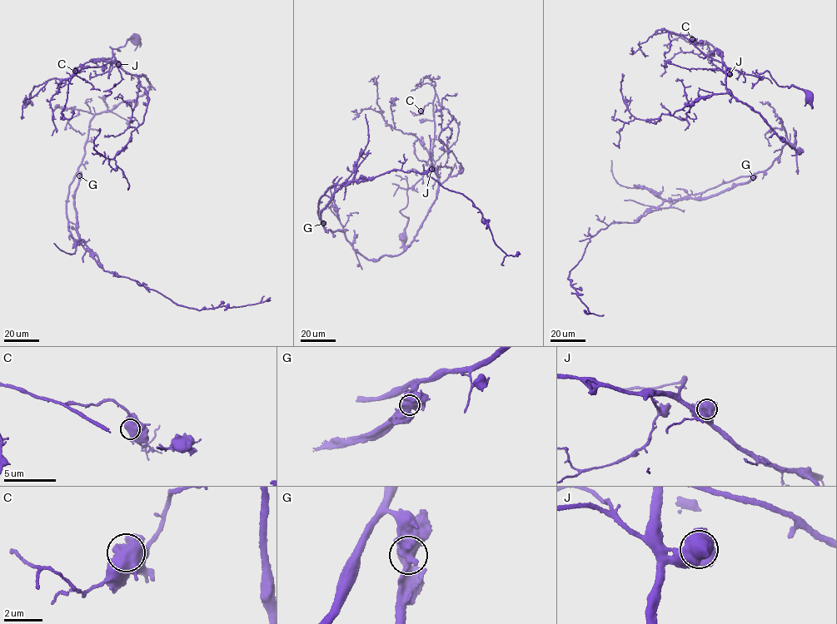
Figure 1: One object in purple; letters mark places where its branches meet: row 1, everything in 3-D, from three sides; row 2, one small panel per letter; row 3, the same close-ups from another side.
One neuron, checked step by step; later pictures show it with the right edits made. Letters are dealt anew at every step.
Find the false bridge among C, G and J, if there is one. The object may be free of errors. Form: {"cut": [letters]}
{"cut": ["G"]}

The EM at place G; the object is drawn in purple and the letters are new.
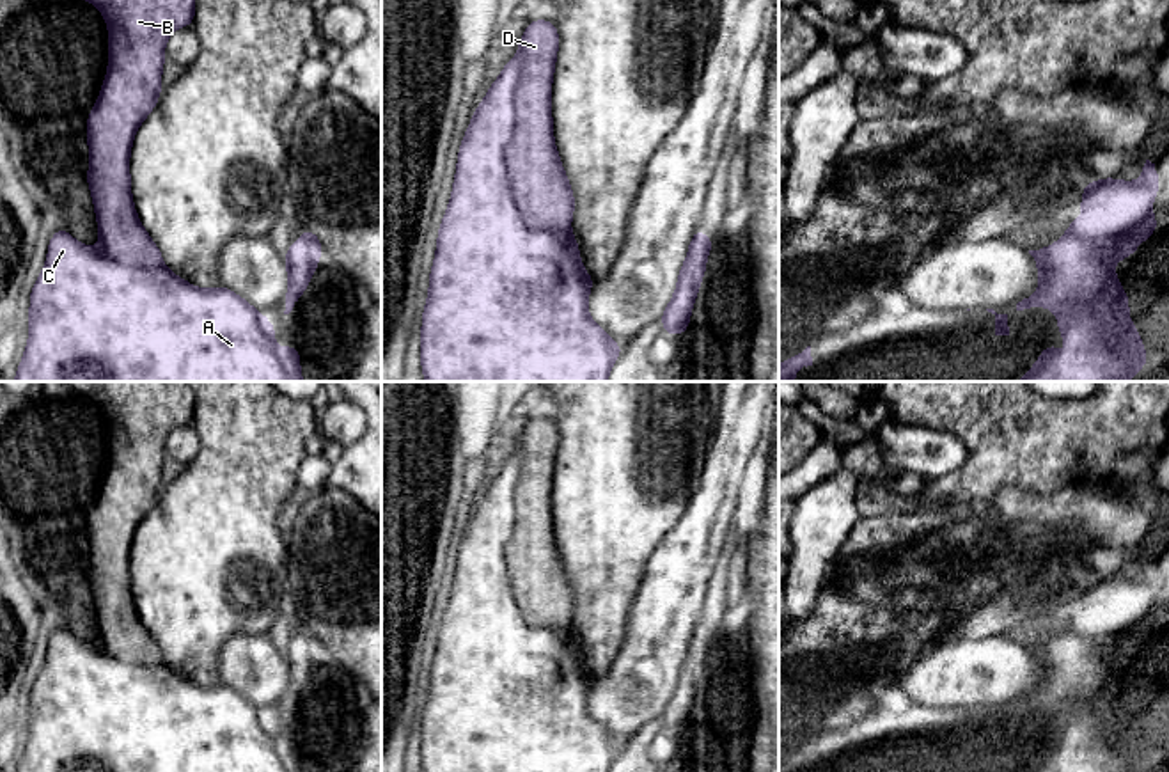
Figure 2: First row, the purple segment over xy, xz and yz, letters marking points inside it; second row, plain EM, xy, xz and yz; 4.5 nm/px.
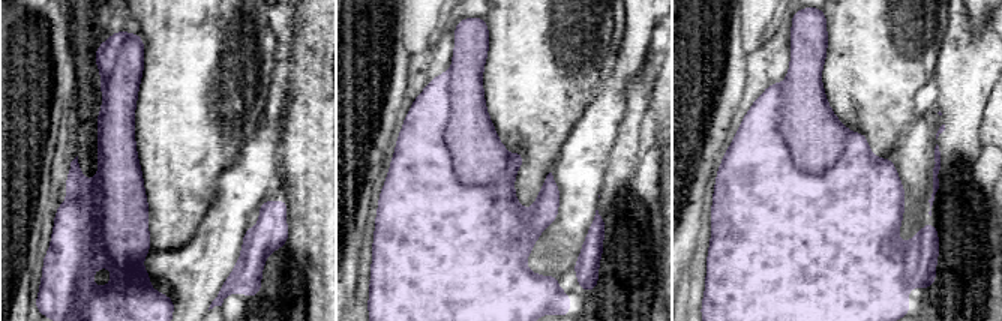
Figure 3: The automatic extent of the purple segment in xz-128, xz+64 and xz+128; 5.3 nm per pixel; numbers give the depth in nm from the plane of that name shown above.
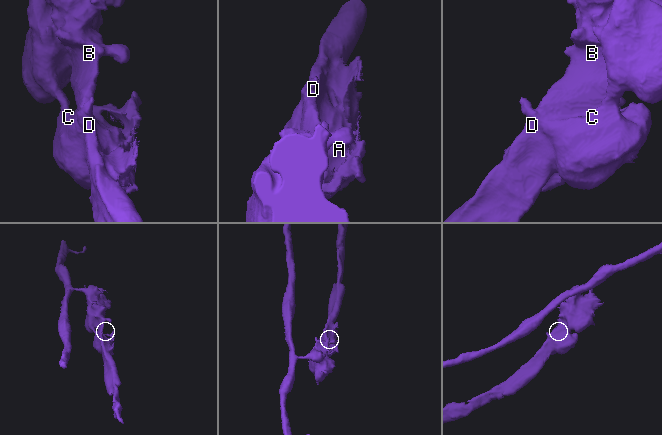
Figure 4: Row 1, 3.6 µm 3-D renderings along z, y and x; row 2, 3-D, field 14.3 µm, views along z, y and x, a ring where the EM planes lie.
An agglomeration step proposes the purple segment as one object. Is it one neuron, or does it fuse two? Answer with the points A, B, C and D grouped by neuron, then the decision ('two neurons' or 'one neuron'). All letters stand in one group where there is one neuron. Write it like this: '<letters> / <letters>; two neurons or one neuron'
A C / B D; two neurons

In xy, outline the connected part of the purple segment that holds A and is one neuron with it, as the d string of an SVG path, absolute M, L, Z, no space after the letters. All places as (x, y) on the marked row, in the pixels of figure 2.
M59 229L50 238L46 264L30 291L28 327L28 343L12 382L303 382L298 346L291 344L279 350L273 343L277 328L234 291L224 286L213 289L195 288L165 266L145 268L119 263L99 247L82 245L67 229Z

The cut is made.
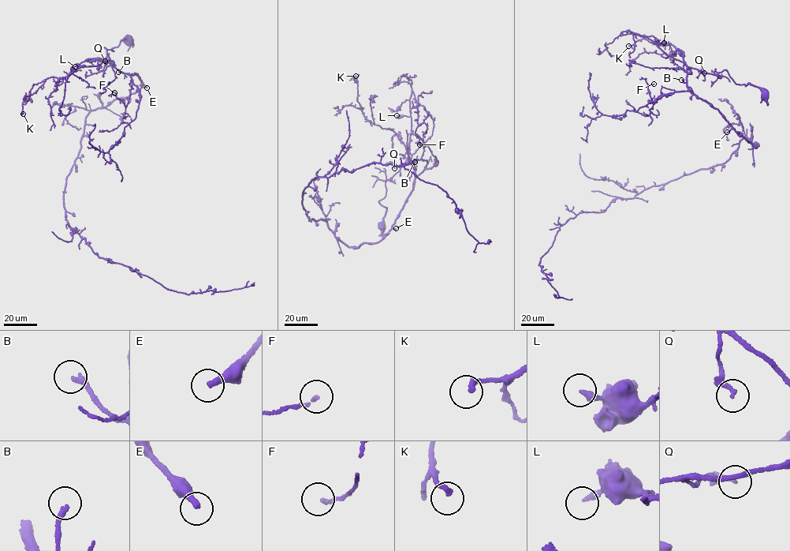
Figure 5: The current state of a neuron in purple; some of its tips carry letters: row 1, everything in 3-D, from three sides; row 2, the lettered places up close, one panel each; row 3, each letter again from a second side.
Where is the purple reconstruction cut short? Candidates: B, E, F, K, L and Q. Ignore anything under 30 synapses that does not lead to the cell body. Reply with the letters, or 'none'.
E

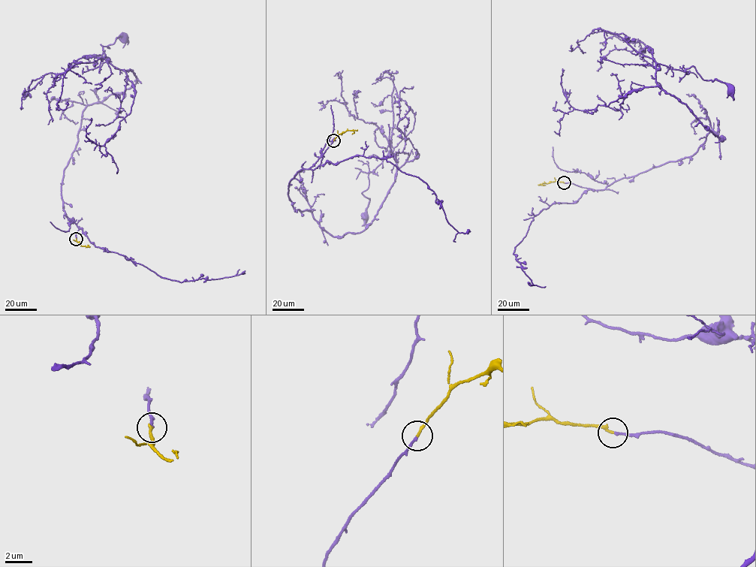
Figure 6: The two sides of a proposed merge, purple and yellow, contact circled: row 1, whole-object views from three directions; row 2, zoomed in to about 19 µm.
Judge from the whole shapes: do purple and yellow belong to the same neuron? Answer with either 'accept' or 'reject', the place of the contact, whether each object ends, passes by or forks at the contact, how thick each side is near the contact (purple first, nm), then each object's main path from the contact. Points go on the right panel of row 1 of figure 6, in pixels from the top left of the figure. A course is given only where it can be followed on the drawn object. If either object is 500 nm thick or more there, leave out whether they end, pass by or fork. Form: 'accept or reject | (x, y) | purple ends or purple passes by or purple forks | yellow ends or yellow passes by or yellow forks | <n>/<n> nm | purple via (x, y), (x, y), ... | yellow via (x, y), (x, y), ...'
accept | (564, 182) | purple ends | yellow ends | 150/200 nm | purple via (564, 182), (604, 189), (689, 158), (712, 130), (724, 139), (658, 86), (656, 64), (692, 66), (730, 88) | yellow via (564, 182), (556, 181), (541, 185), (546, 185)

